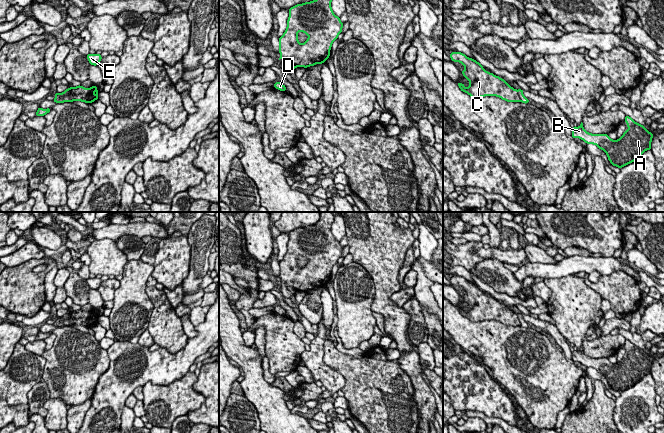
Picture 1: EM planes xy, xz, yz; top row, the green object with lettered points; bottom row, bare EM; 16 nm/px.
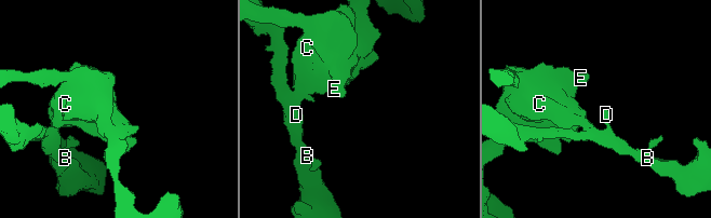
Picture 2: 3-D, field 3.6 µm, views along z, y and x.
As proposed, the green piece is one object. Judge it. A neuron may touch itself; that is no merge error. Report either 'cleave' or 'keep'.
cleave

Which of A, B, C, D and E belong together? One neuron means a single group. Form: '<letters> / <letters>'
A B D / C E

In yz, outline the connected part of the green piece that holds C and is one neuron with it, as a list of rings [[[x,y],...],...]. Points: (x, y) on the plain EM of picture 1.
[[[457,275],[451,276],[450,282],[453,286],[460,286],[465,291],[465,294],[461,296],[464,302],[470,305],[469,311],[466,312],[462,307],[457,307],[457,309],[470,321],[496,320],[507,326],[520,326],[518,314],[511,311],[499,300],[487,296],[476,284]]]

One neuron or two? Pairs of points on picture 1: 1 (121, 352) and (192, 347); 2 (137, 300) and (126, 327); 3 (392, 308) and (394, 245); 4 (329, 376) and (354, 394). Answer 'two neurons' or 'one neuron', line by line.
1: one neuron
2: one neuron
3: one neuron
4: two neurons

